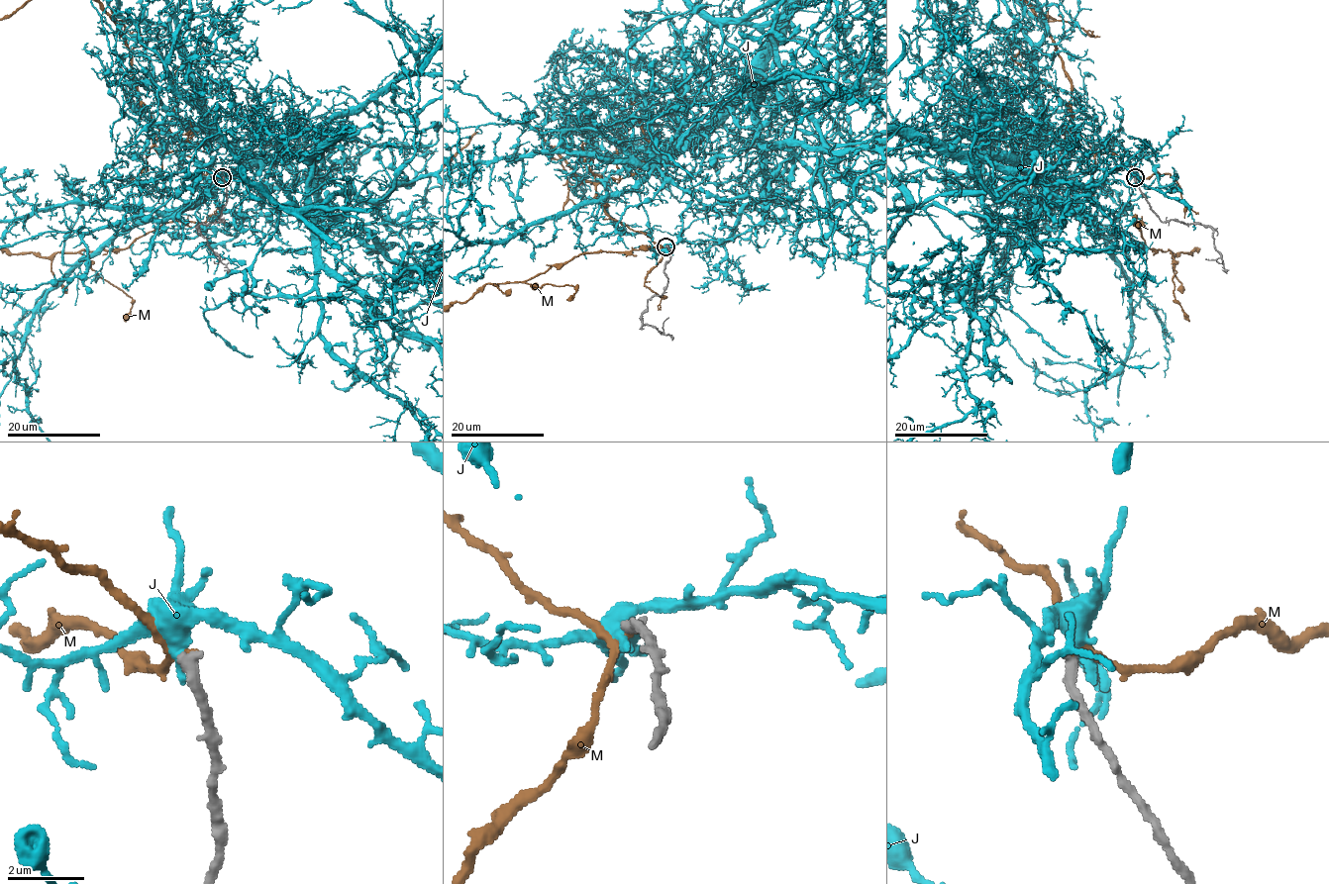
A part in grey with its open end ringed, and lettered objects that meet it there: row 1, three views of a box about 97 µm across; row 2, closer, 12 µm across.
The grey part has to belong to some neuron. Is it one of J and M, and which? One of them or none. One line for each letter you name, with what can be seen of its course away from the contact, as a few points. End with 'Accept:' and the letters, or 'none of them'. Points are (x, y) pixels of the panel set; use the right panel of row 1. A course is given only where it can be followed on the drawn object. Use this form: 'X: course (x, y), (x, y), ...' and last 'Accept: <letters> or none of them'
Accept: none of them

